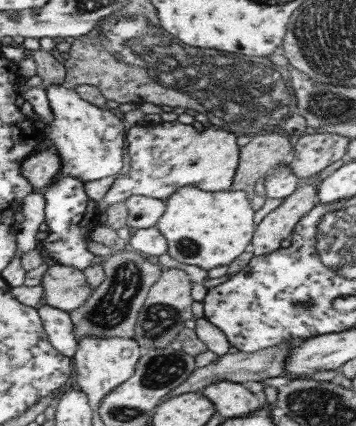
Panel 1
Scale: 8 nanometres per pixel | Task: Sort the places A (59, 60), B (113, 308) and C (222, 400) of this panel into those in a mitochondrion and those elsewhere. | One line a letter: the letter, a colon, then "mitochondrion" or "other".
A: other
B: mitochondrion
C: other

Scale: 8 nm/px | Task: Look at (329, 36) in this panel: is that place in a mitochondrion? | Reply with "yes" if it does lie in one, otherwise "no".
yes

